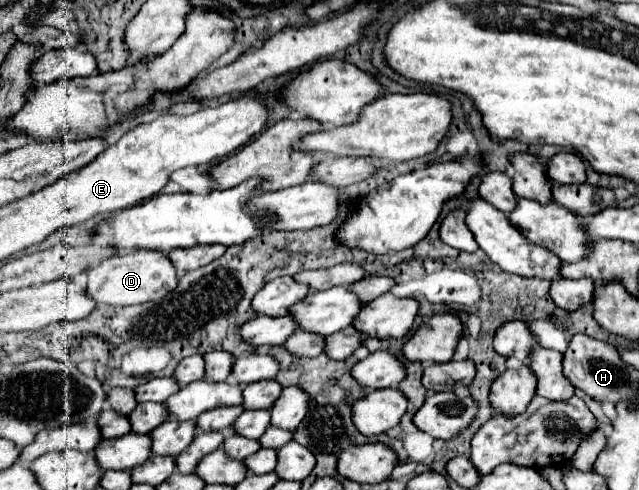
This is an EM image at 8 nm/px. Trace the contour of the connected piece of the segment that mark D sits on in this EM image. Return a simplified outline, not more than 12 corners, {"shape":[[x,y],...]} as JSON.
{"shape":[[151,250],[113,254],[89,268],[97,304],[157,302],[179,280]]}

